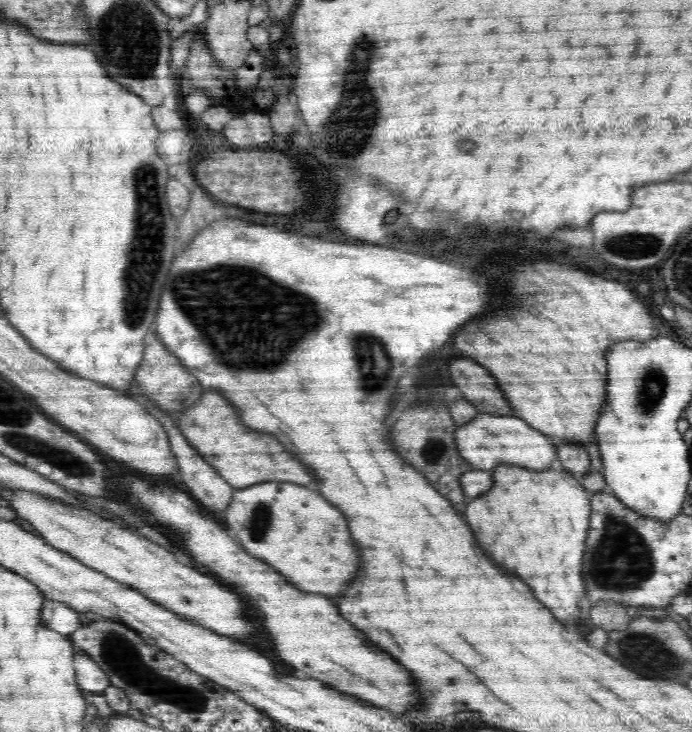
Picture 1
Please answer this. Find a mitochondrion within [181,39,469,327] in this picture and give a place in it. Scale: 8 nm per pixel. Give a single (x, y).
(346, 135)

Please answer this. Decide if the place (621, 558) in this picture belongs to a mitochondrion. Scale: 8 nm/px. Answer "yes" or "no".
yes

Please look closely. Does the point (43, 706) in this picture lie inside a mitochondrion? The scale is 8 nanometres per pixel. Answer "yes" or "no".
no

